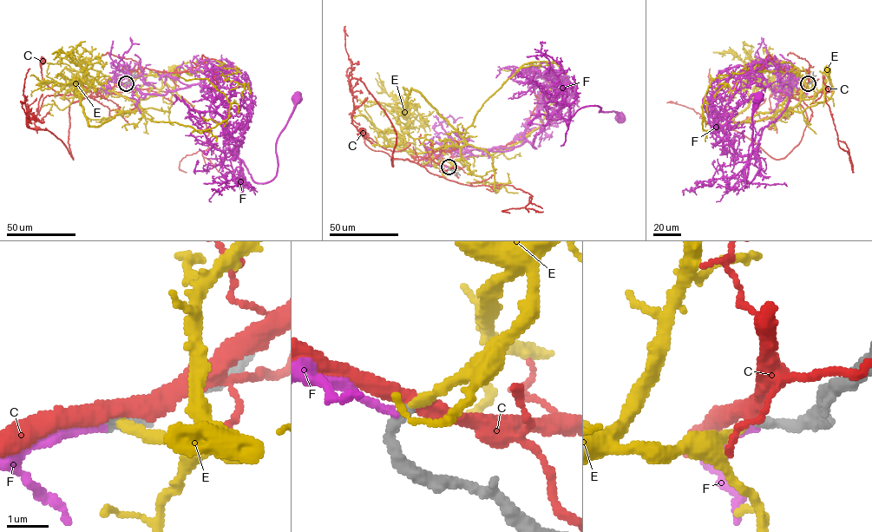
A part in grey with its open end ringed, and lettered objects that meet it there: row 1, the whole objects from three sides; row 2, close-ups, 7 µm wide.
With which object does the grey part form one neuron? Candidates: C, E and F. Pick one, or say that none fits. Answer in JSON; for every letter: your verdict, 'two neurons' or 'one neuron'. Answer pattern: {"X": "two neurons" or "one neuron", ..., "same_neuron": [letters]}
{"C": "two neurons", "E": "one neuron", "F": "two neurons", "same_neuron": ["E"]}

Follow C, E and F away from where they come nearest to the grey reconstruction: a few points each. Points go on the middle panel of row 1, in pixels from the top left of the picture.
C: (449, 167), (421, 166), (408, 160), (392, 158), (366, 145), (365, 135)
E: (449, 167), (462, 160), (463, 146), (482, 148), (493, 160), (495, 186)
F: (449, 167), (432, 149), (535, 148), (554, 113), (569, 120), (597, 106), (619, 117)

